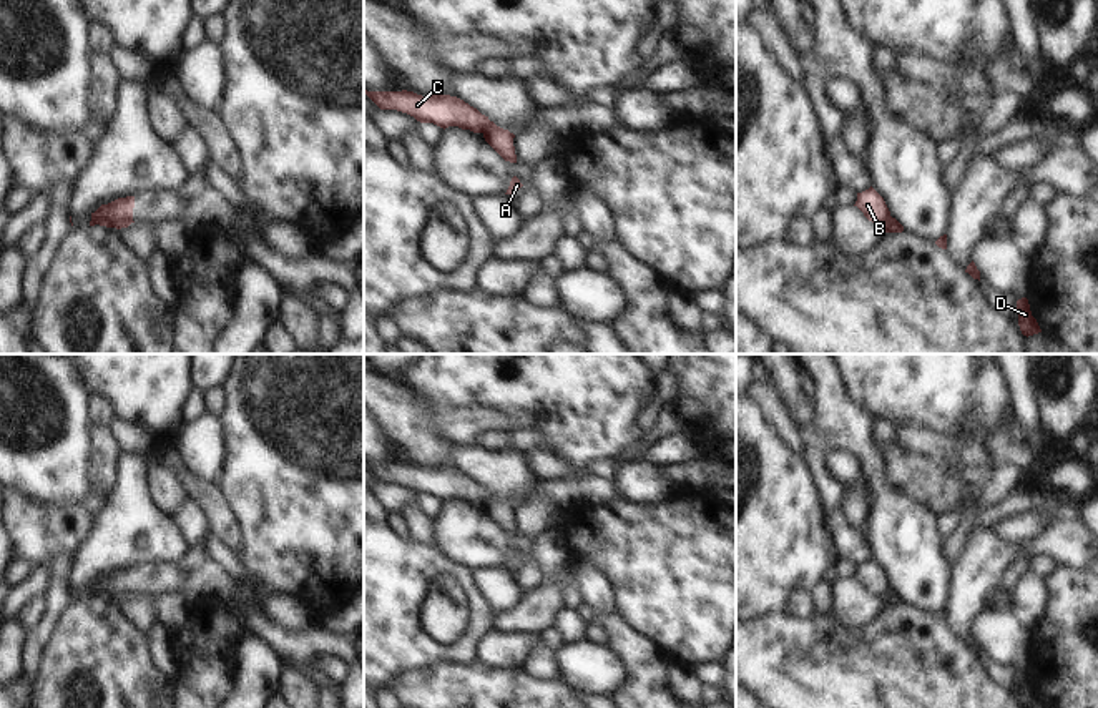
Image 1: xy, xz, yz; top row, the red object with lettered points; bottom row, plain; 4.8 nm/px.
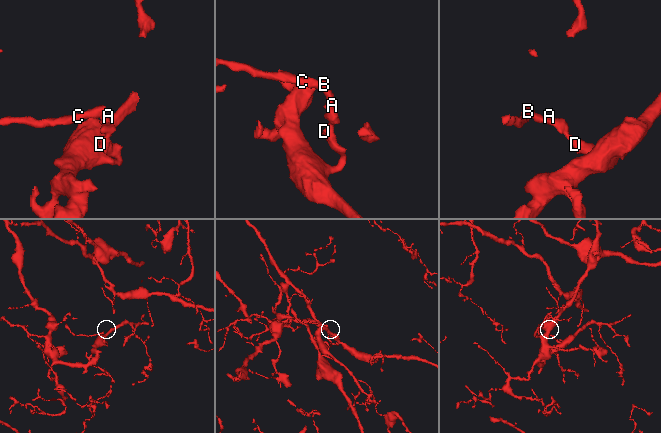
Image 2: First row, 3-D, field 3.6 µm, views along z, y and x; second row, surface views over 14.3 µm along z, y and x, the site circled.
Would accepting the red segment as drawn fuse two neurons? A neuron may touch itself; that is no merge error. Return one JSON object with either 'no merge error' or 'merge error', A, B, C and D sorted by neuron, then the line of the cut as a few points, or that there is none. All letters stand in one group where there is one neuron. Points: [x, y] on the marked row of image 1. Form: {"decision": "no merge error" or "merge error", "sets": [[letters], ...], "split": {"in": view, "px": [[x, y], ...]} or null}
{"decision": "merge error", "sets": [["A", "D"], ["B", "C"]], "split": {"in": "xz", "px": [[495, 125], [482, 132]]}}

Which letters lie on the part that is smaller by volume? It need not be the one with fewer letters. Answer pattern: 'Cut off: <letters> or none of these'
Cut off: B, C

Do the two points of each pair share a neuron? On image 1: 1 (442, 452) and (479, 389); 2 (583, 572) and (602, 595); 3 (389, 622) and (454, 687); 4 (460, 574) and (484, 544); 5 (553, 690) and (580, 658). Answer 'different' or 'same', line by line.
1: different
2: same
3: different
4: different
5: different

